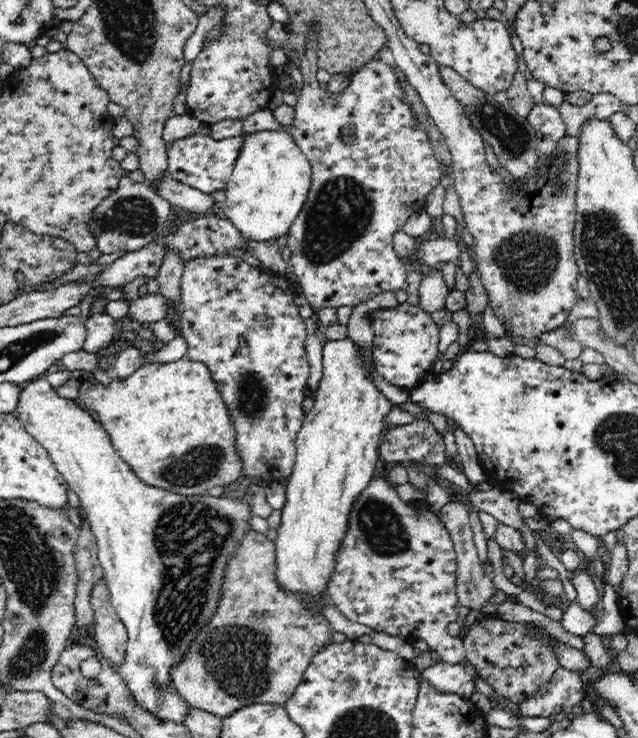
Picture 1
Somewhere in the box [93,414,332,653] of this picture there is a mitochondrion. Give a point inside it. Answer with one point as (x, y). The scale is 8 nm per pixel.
(197, 466)

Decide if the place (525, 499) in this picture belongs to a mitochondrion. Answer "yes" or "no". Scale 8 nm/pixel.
no

